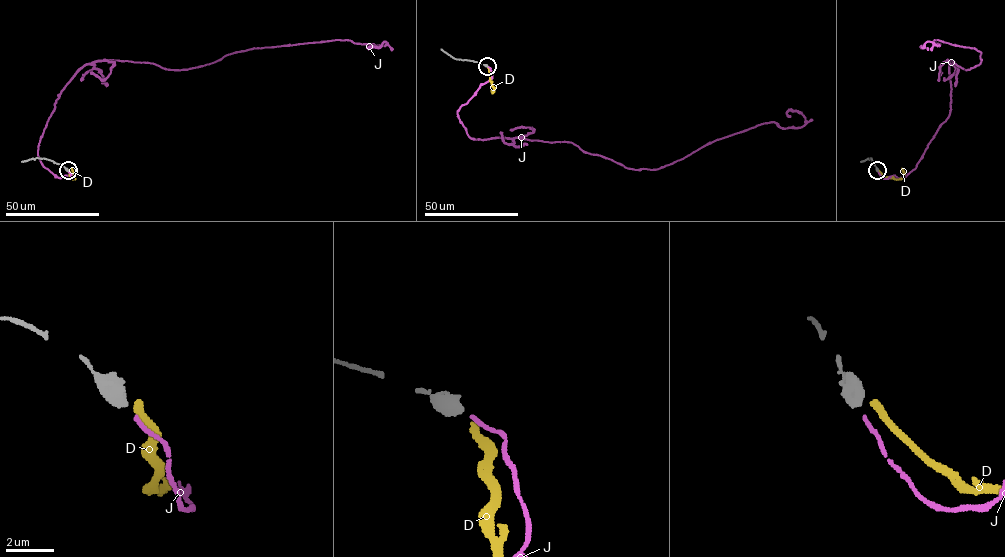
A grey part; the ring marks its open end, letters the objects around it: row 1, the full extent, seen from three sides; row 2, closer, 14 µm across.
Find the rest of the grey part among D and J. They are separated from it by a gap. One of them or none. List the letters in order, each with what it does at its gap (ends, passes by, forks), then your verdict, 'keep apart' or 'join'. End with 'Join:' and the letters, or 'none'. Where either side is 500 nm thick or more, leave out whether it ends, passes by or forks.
D: keep apart
J: join
Join: J

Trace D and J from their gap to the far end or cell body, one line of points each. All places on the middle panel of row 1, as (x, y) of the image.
D: (488, 67), (493, 89), (491, 90)
J: (488, 66), (457, 111), (472, 138), (572, 142), (628, 168), (656, 169), (761, 124), (805, 123), (790, 116)

